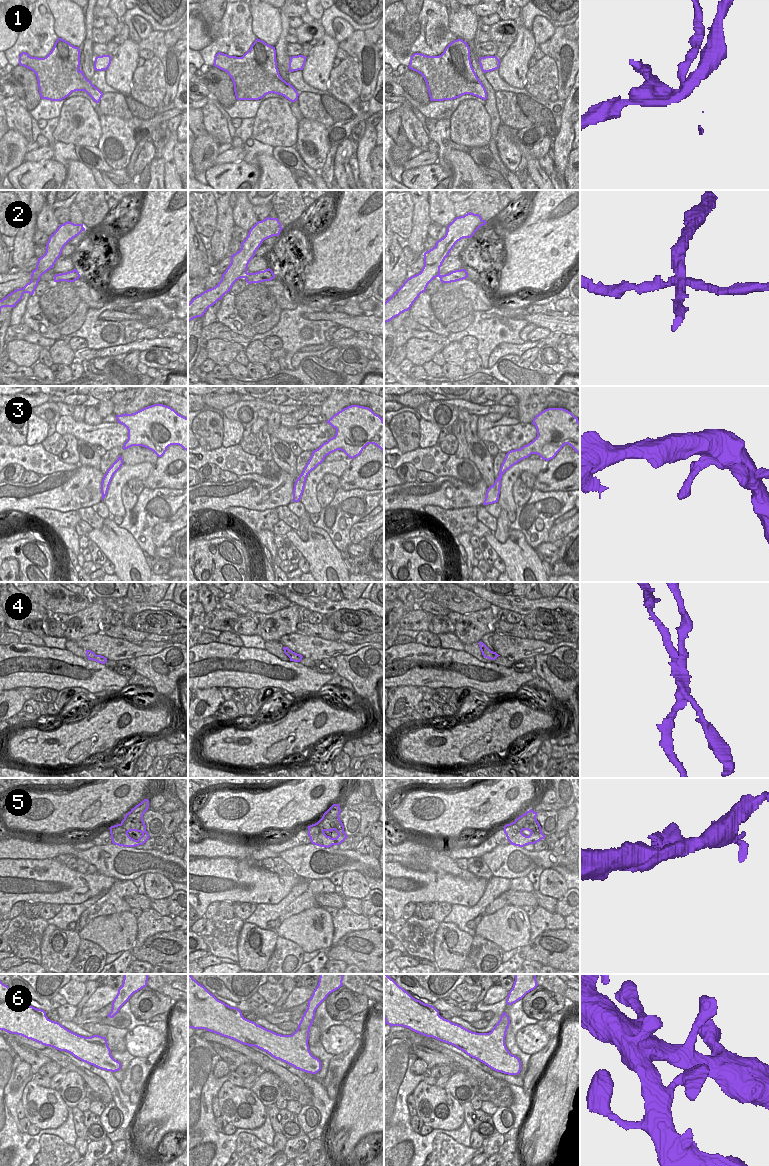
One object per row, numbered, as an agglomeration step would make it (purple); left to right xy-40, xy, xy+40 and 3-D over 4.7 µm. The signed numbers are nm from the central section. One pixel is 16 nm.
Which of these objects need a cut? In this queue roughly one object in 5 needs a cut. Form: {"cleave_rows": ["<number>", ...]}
{"cleave_rows": ["1", "2", "4"]}

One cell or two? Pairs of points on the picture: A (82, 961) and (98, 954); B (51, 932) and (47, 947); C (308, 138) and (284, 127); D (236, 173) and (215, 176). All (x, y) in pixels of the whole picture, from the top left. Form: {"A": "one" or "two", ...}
{"A": "one", "B": "one", "C": "two", "D": "one"}

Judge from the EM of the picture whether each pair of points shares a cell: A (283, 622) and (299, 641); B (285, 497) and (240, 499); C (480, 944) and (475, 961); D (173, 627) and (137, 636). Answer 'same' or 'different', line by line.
A: different
B: same
C: same
D: different

